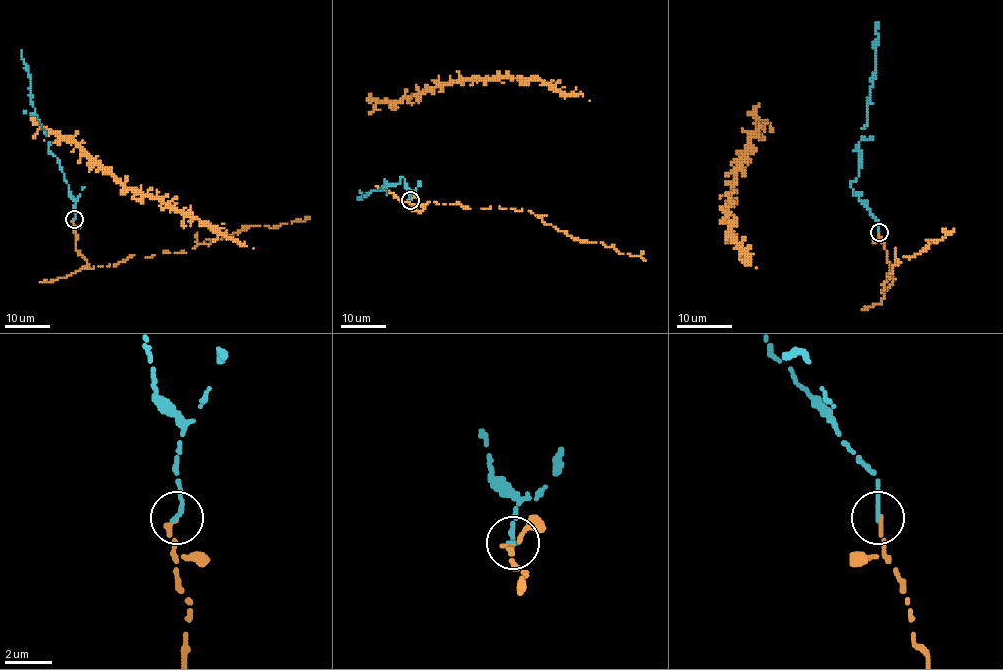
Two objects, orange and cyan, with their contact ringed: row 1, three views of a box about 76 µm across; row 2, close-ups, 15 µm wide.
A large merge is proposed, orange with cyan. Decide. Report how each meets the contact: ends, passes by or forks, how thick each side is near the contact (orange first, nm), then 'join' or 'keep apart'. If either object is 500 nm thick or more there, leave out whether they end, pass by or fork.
orange ends there; cyan ends there; 200 nm thick on the orange side, 190 nm on the other; join

